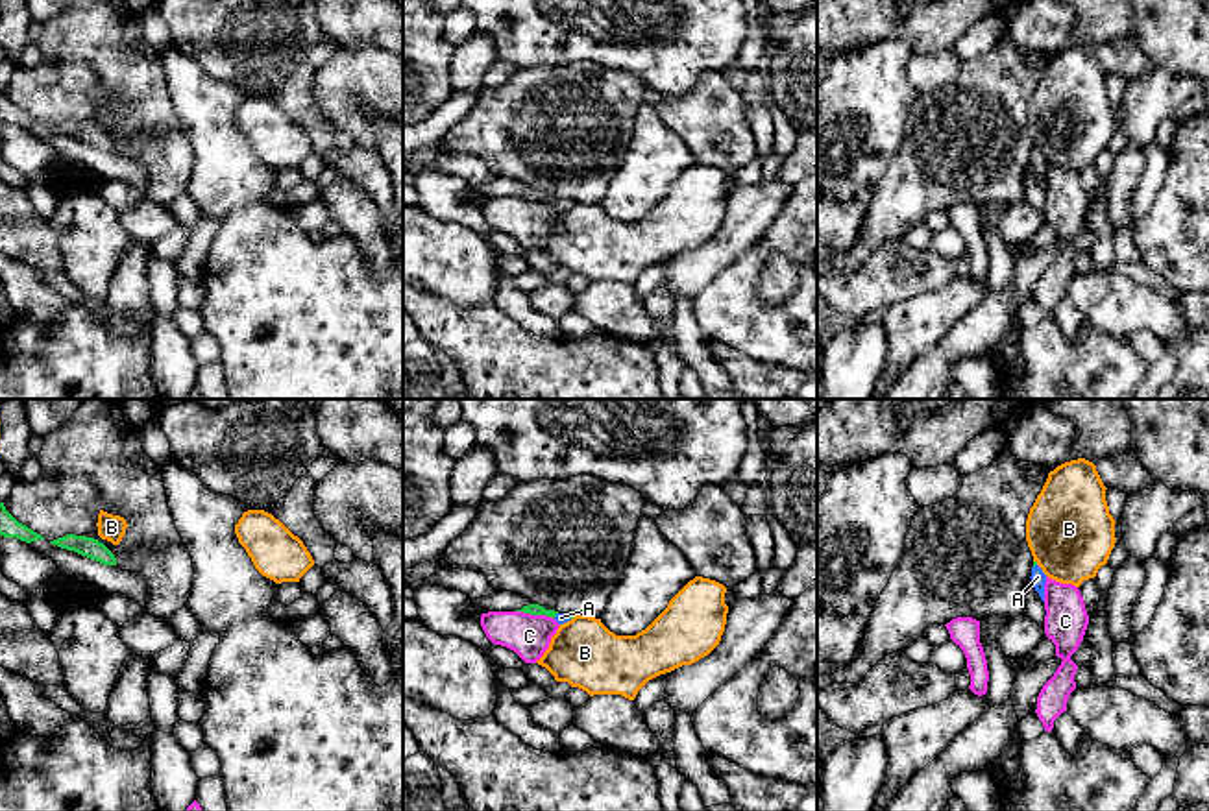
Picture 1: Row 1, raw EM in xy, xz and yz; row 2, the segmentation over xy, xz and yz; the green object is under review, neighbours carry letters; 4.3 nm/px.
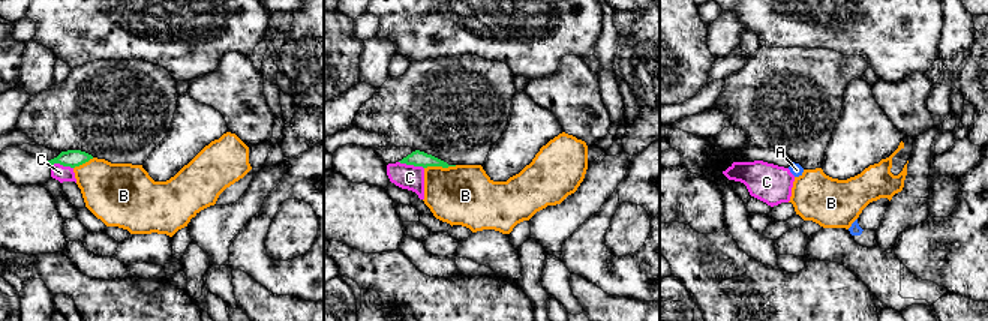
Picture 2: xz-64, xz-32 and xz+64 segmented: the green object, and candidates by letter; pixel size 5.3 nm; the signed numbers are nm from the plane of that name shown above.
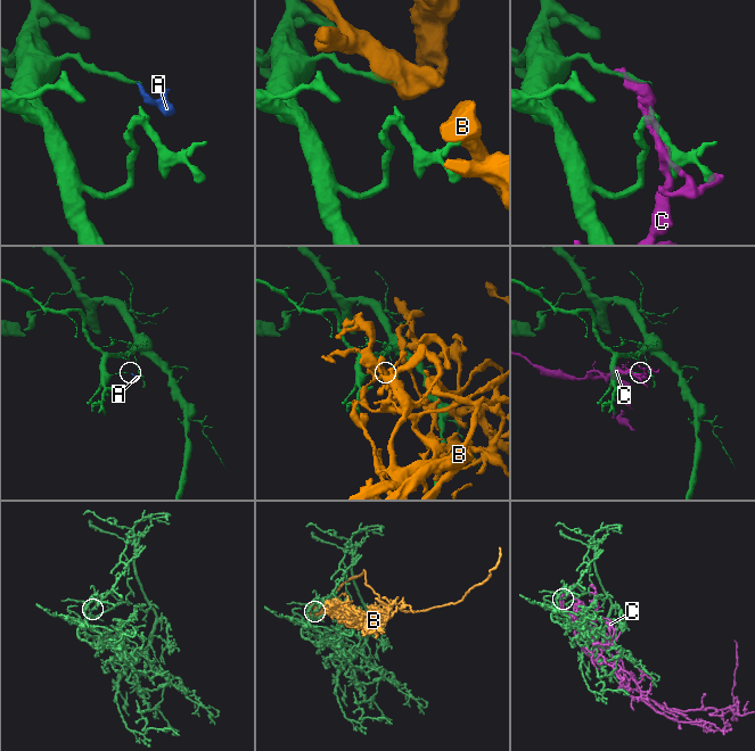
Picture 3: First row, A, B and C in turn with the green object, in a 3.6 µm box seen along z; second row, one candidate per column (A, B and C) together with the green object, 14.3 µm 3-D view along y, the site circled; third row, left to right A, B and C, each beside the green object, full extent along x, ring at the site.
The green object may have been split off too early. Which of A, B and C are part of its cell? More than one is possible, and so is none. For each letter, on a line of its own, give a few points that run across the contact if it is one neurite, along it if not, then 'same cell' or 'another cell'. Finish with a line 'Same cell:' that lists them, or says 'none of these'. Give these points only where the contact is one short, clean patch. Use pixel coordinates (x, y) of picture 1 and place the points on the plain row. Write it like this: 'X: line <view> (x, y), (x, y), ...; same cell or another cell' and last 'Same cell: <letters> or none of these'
A: line xz (533, 194), (555, 202), (561, 204); same cell
B: another cell
C: another cell
Same cell: A

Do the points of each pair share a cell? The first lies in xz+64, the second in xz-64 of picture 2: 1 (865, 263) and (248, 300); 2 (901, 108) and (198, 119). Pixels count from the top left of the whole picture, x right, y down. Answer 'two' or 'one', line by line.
1: two
2: two

